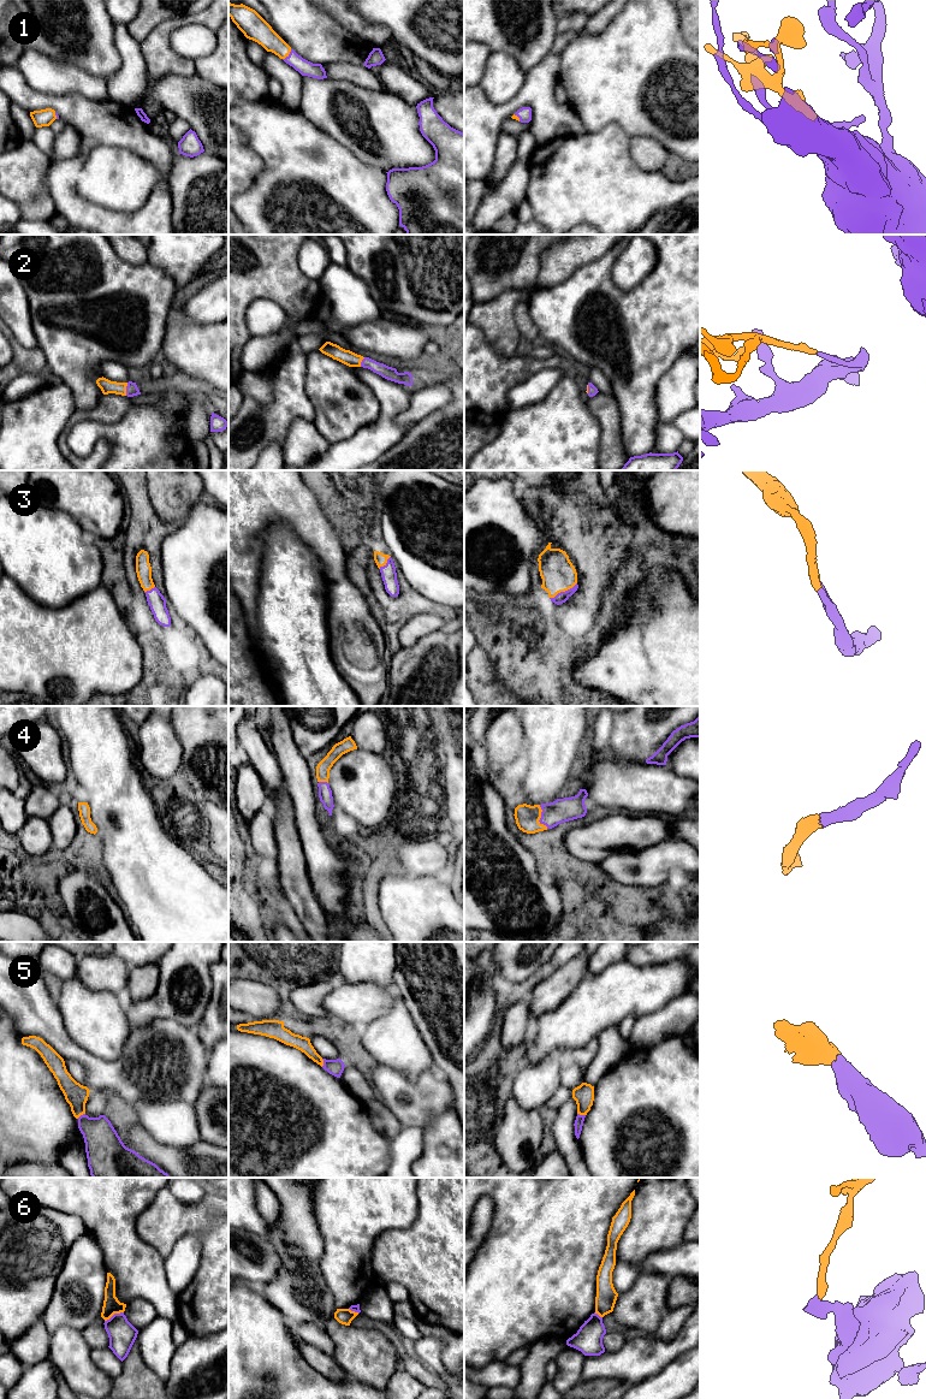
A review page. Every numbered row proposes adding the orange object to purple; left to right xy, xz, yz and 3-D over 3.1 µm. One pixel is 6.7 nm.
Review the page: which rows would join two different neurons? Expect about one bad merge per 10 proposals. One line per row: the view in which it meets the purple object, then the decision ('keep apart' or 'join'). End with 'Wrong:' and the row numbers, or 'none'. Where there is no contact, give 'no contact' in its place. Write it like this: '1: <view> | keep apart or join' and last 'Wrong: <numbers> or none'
1: xz | join
2: xy | join
3: yz | join
4: yz | join
5: xz | join
6: xy | keep apart
Wrong: 6

